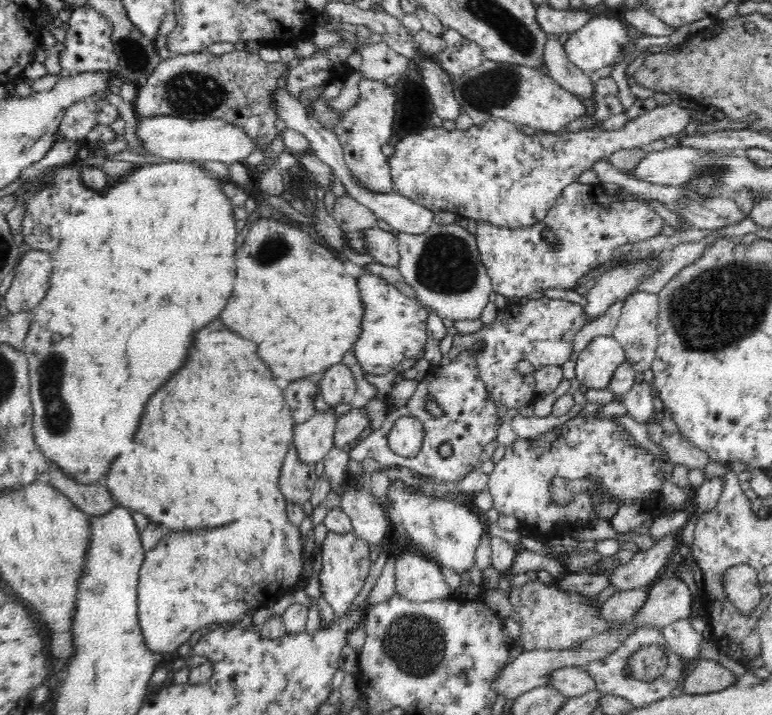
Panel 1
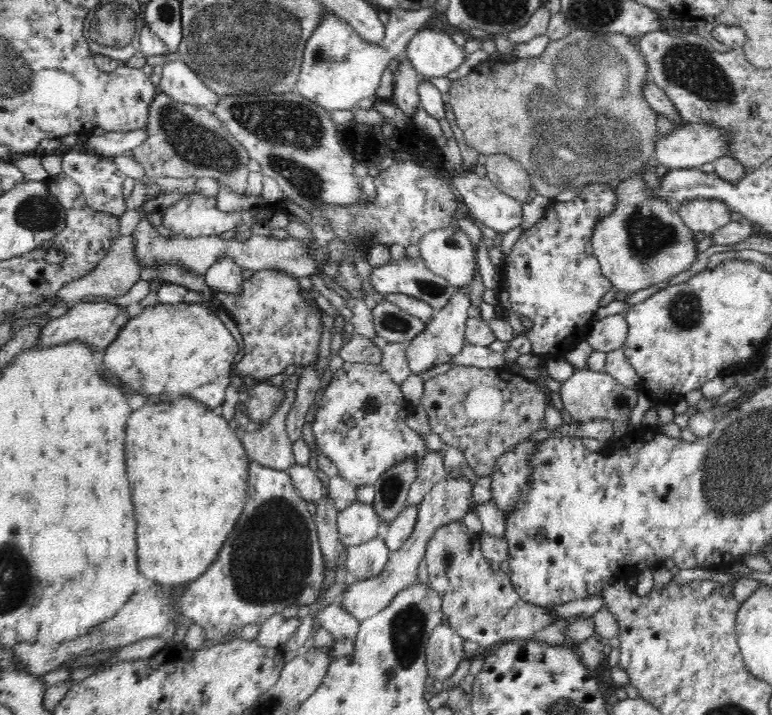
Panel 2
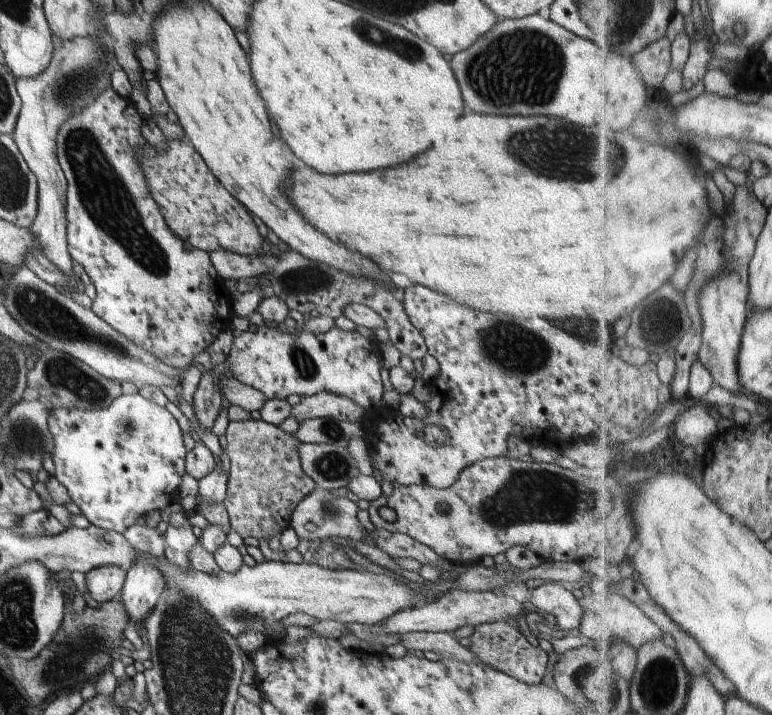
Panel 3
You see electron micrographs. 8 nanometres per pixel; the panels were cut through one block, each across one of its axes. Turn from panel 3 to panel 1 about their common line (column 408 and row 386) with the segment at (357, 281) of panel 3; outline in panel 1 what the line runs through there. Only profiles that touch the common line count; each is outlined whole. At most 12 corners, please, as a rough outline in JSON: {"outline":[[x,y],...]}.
{"outline":[[343,363],[320,374],[318,389],[326,404],[354,400],[356,380]]}

